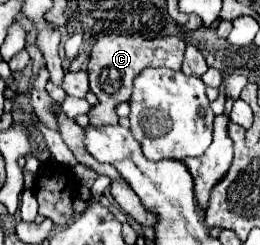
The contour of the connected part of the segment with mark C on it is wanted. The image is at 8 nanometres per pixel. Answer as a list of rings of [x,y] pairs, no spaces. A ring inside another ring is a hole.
[[[116,33],[100,35],[92,47],[90,63],[88,63],[90,91],[98,97],[98,105],[92,107],[92,111],[88,113],[90,123],[92,125],[102,125],[102,123],[114,125],[114,123],[118,123],[114,109],[118,103],[130,99],[134,77],[146,67],[180,69],[182,61],[184,61],[184,49],[186,49],[186,43],[180,37],[144,39],[140,35],[116,35]]]

